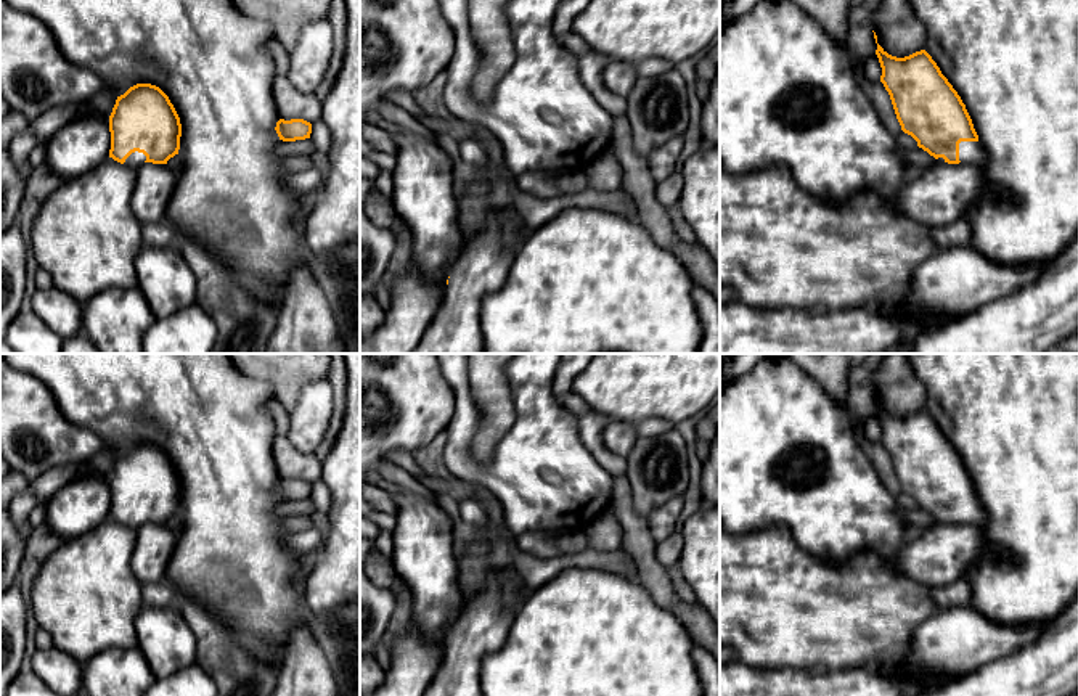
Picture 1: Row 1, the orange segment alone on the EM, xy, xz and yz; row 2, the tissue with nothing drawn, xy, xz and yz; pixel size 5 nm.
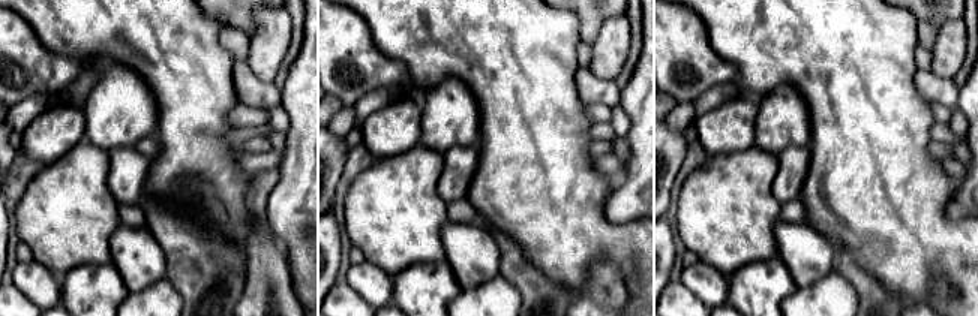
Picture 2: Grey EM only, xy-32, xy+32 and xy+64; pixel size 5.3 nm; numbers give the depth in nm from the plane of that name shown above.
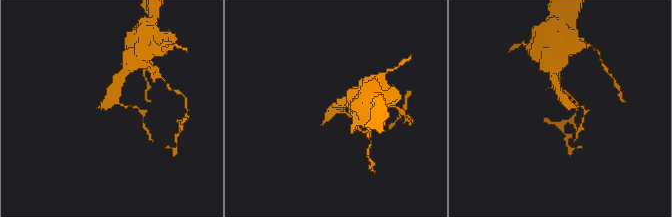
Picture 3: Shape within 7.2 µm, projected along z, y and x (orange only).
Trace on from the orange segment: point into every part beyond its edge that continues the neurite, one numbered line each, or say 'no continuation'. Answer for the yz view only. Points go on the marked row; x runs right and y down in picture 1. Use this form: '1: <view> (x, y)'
1: yz (972, 153)

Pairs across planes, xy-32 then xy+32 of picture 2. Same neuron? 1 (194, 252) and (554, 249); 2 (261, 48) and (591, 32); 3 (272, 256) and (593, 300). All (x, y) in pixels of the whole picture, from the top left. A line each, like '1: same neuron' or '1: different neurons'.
1: different neurons
2: different neurons
3: same neuron

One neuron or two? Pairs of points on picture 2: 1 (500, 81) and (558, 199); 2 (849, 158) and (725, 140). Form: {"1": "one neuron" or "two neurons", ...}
{"1": "one neuron", "2": "two neurons"}

